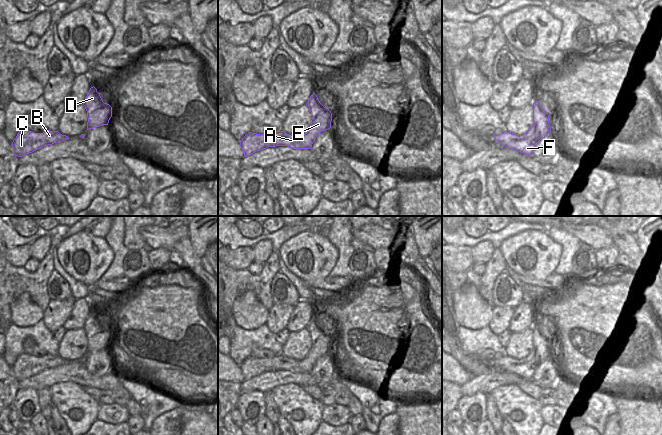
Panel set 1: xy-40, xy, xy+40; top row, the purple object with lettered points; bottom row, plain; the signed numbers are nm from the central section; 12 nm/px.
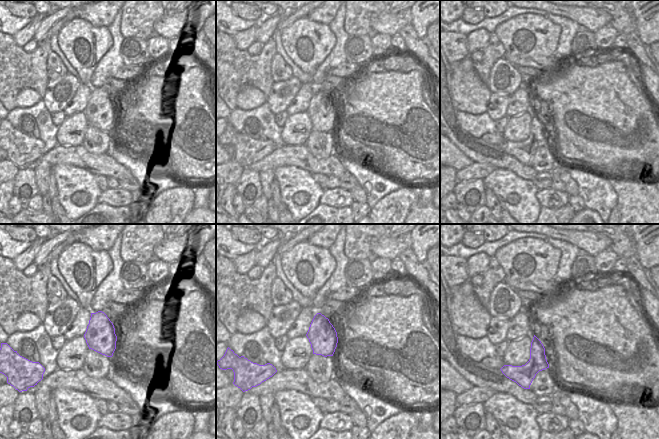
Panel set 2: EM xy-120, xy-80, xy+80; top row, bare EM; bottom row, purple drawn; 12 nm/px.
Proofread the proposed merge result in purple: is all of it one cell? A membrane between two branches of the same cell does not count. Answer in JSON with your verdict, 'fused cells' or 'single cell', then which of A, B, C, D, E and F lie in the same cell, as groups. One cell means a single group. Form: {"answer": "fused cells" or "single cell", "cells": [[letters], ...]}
{"answer": "single cell", "cells": [["A", "B", "C", "D", "E", "F"]]}

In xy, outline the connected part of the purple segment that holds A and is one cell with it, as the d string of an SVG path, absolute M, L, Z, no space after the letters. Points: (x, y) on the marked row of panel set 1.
M313 93L307 104L311 112L311 124L304 135L290 135L283 131L272 134L256 134L249 132L240 141L240 146L247 157L268 147L288 146L293 149L311 149L318 134L331 128L332 113L324 107L317 95Z

